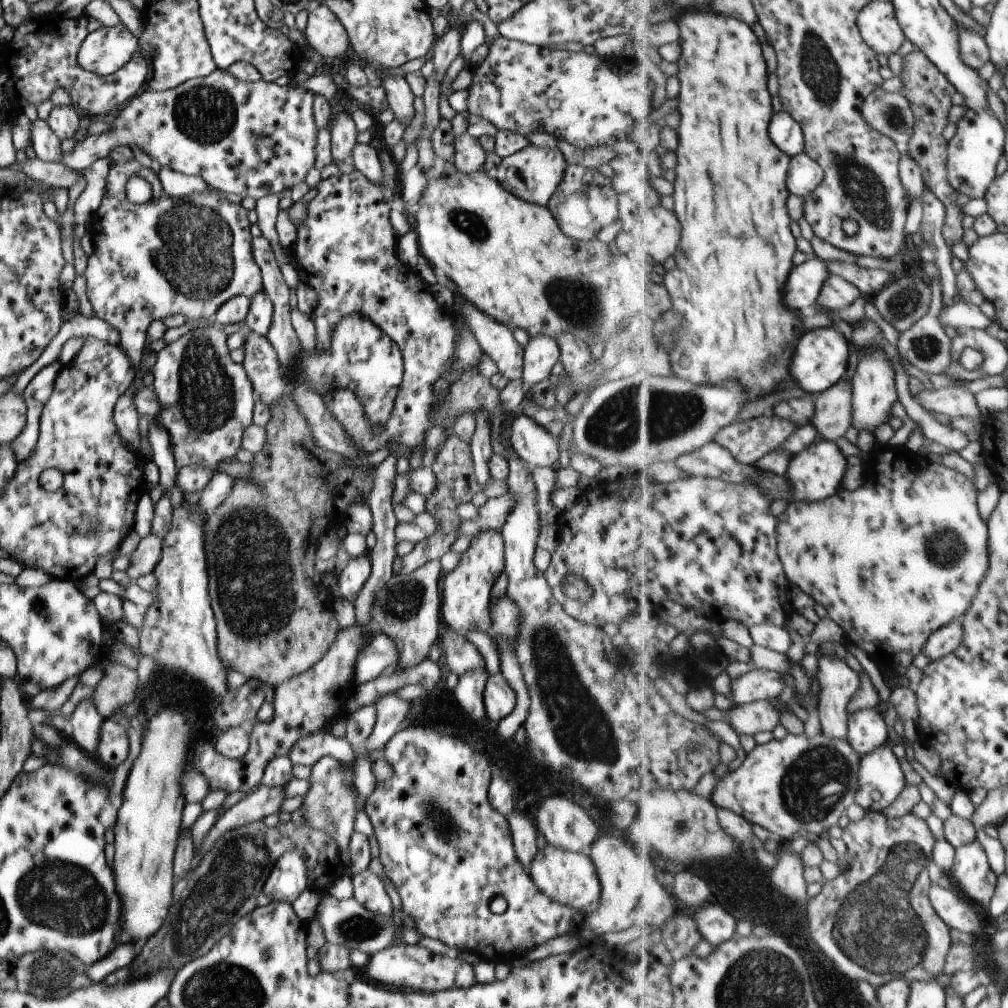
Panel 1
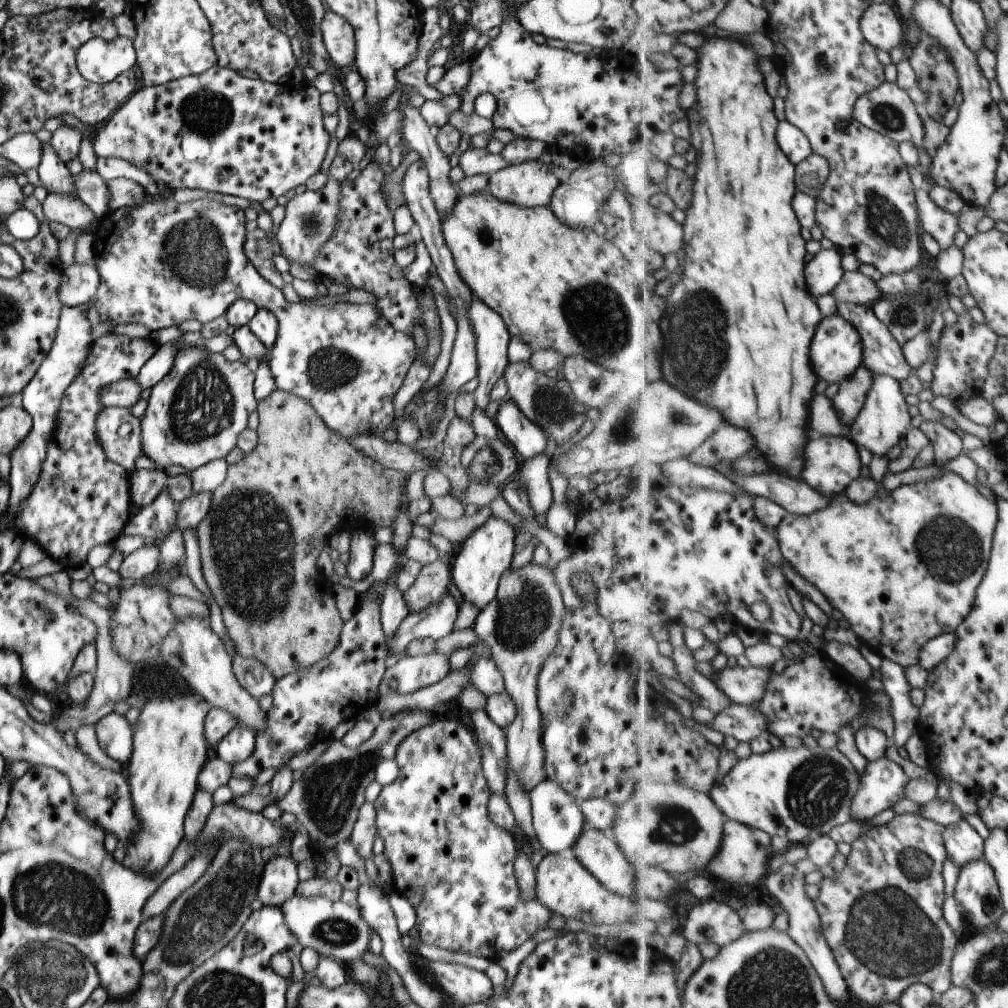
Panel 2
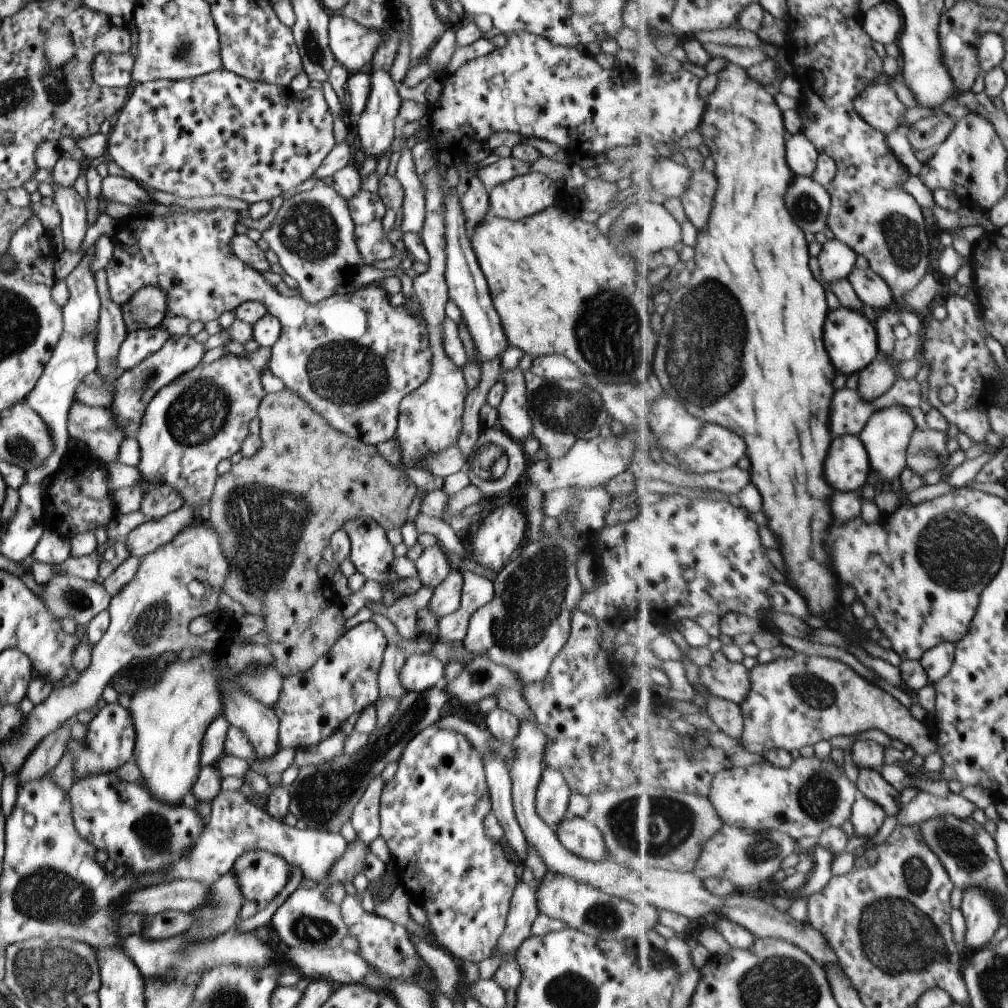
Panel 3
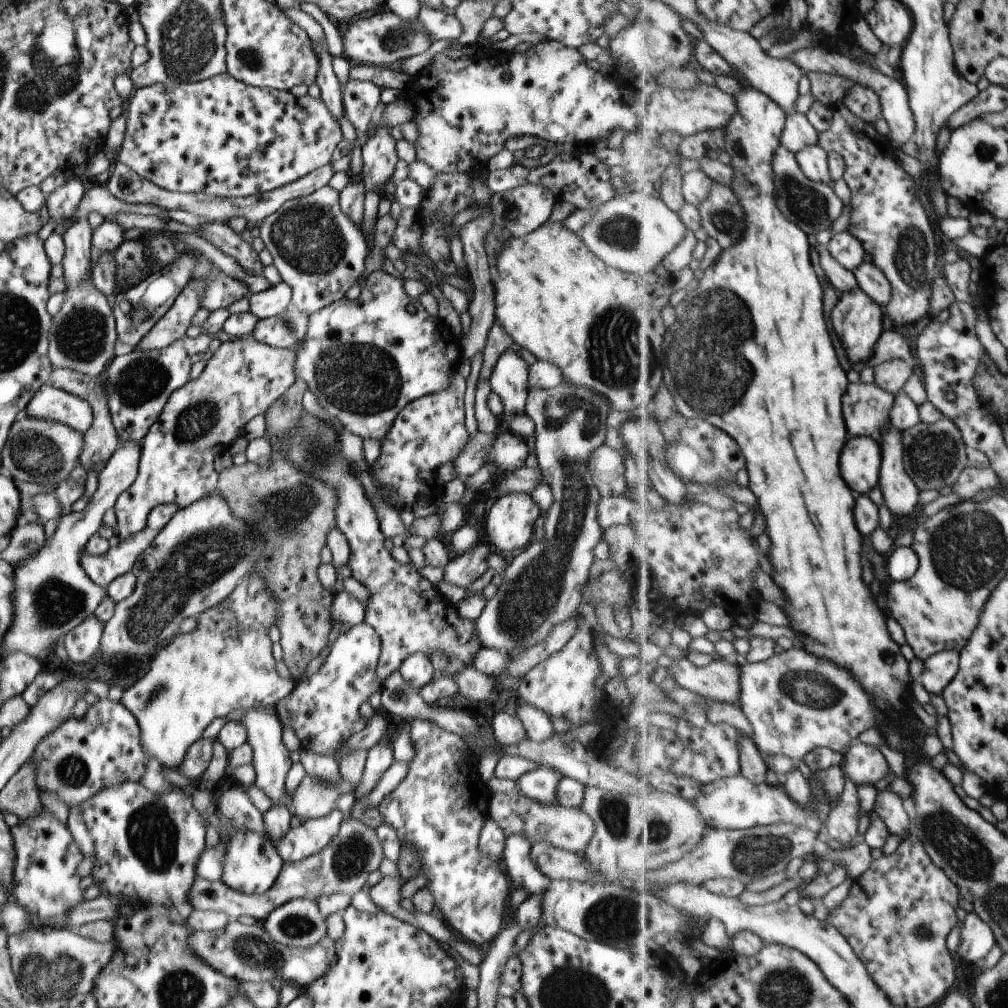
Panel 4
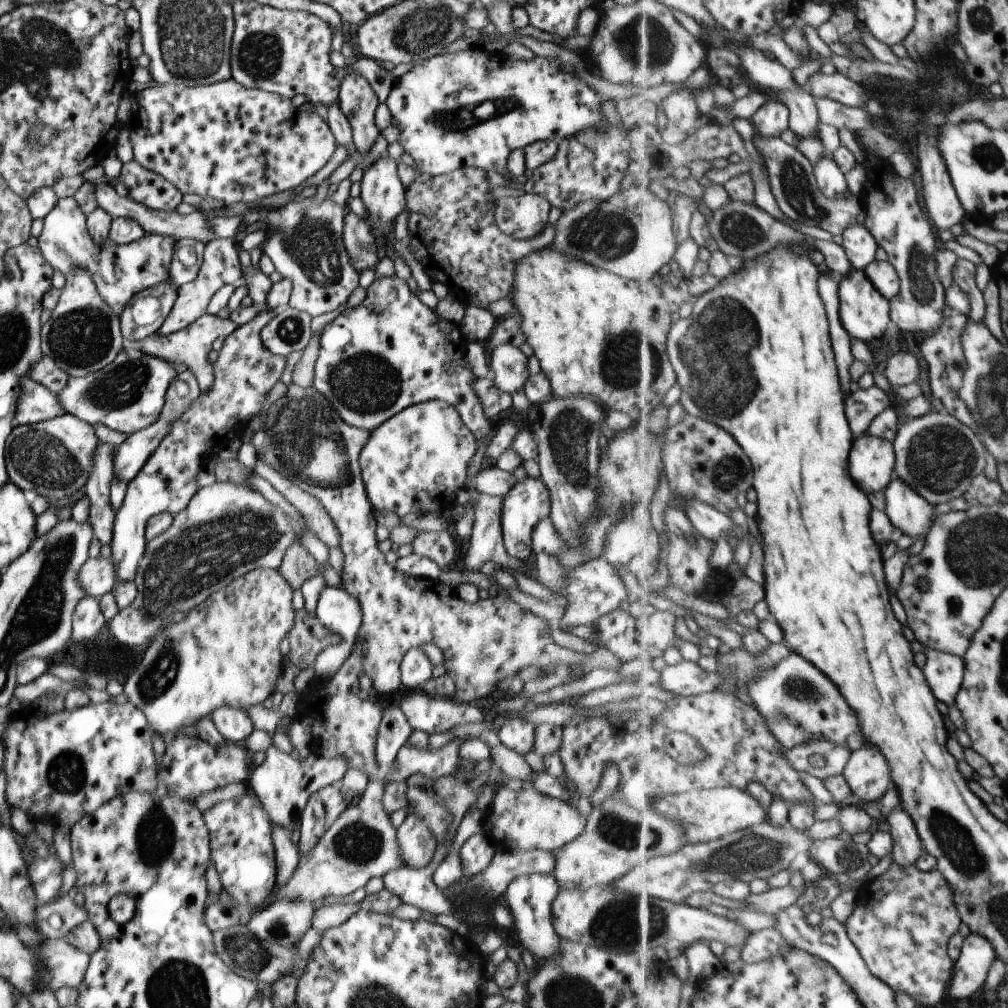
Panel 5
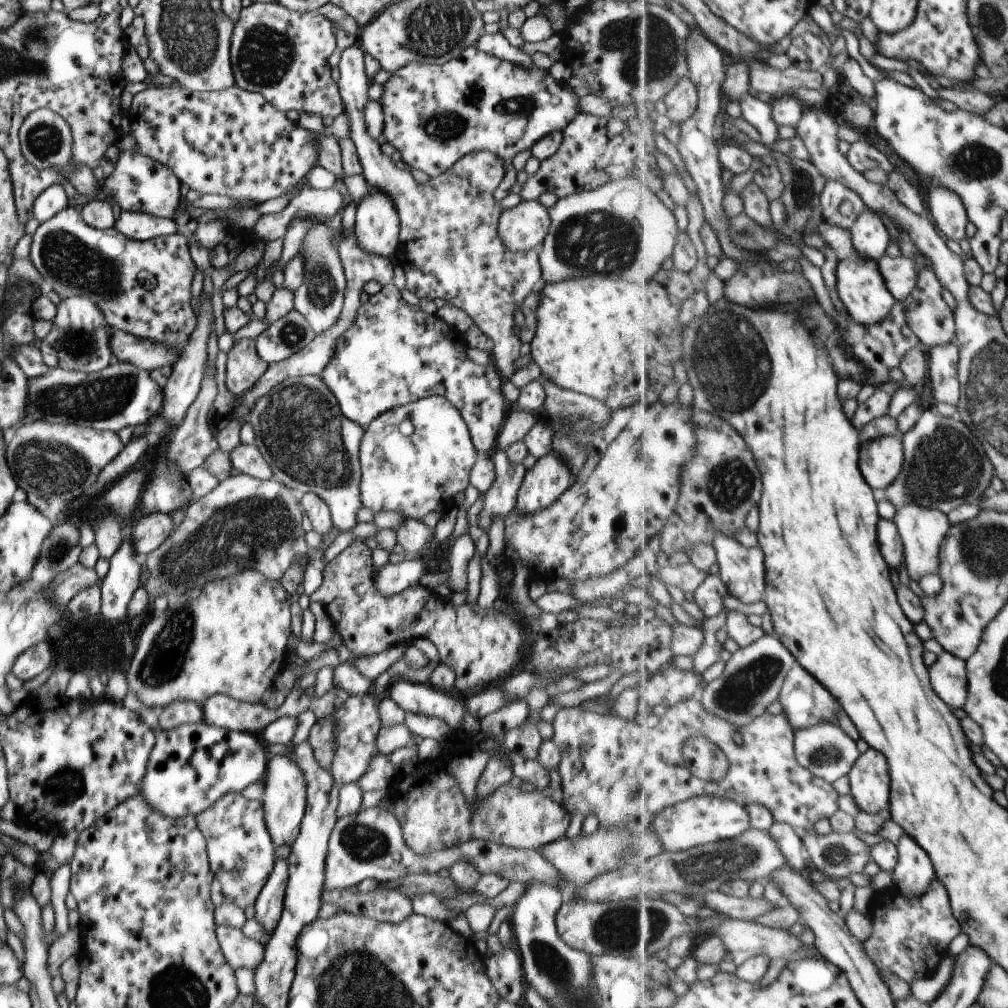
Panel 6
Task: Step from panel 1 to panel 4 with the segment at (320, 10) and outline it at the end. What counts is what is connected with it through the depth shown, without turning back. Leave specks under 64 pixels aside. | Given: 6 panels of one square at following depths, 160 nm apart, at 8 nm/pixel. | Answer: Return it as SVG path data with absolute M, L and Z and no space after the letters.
M386 9L382 13L376 13L369 18L353 22L341 41L341 54L351 65L366 64L376 67L391 66L393 62L397 62L401 58L405 59L411 55L421 54L429 48L432 42L417 17L413 21L405 22L394 12Z

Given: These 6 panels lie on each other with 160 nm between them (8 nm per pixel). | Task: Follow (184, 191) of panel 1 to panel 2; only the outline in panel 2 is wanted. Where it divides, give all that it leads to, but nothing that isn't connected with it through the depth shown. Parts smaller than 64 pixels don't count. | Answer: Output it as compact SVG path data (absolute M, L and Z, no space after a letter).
M99 156L95 160L95 172L98 173L105 182L110 179L125 177L125 179L130 179L141 185L149 195L155 198L159 197L157 185L148 174L140 168L137 168L134 164L121 160L121 158L101 158L101 156Z

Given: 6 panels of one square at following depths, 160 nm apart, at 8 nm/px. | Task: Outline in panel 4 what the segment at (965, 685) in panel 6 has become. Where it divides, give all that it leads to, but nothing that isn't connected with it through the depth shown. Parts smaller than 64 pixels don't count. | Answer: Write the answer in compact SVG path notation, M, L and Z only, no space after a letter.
M953 649L938 652L924 661L921 682L931 695L939 695L953 682L960 669L960 652Z

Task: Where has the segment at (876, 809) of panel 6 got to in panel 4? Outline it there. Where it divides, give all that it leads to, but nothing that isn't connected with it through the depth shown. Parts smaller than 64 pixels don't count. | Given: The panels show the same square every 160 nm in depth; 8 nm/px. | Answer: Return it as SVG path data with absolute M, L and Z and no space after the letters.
M856 741L850 750L844 753L845 759L841 767L856 785L873 786L892 774L887 758L875 747Z

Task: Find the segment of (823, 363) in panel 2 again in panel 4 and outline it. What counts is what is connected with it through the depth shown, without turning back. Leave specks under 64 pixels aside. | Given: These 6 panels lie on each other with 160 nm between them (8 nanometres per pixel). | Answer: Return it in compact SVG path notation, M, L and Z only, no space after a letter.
M859 285L851 292L844 292L838 299L833 310L833 324L837 334L841 336L841 342L851 358L851 365L857 363L859 366L867 364L870 358L875 356L875 347L879 339L882 338L885 328L883 328L883 313L885 309L878 302L872 299Z

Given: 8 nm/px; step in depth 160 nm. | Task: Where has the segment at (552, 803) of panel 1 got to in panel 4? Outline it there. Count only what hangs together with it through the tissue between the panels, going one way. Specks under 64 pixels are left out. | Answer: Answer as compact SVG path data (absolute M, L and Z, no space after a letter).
M545 766L527 771L517 778L519 793L547 806L556 802L555 787L561 778L559 772Z

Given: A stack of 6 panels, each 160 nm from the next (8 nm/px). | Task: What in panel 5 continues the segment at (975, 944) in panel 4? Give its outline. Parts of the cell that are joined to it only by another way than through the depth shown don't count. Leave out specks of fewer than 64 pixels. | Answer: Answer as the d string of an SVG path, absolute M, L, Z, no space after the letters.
M971 932L954 963L954 976L948 995L953 1000L971 1001L982 990L997 958L999 956L987 938Z

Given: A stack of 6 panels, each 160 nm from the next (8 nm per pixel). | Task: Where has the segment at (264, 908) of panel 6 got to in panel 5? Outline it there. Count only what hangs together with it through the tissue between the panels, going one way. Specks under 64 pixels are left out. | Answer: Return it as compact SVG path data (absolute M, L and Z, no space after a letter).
M270 824L271 838L274 848L274 861L276 864L275 884L277 889L283 886L295 870L298 863L298 850L289 841L289 833L280 826Z

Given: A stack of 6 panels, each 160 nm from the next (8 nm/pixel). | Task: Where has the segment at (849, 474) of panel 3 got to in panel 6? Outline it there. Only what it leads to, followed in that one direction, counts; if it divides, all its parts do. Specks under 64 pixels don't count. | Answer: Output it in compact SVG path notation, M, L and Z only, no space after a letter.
M882 436L877 440L866 442L861 449L863 476L873 488L886 489L902 474L906 462L902 437Z

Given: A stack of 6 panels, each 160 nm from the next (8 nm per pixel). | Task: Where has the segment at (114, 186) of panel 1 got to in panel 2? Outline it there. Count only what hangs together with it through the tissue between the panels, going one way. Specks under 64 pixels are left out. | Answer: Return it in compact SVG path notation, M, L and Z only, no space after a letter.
M144 192L144 200L135 206L126 206L125 208L116 208L109 214L100 218L98 227L94 230L93 245L93 264L97 267L99 273L99 282L96 288L96 294L92 299L93 305L99 313L99 322L111 321L115 325L124 324L142 324L150 331L167 328L181 324L183 320L197 320L201 324L209 324L214 318L222 318L227 307L237 299L247 299L251 301L258 309L267 309L271 311L277 321L276 337L272 347L267 351L265 357L270 370L271 378L277 389L297 395L306 400L319 415L319 418L332 430L340 434L344 439L351 439L358 435L380 435L394 424L393 397L396 390L401 386L406 372L409 370L415 356L415 345L411 335L396 331L379 314L375 305L369 303L346 304L337 302L333 305L304 305L299 301L288 303L283 297L280 289L267 282L262 276L257 274L253 265L245 258L242 251L242 244L247 233L245 231L245 221L243 219L243 210L235 205L225 205L211 199L196 199L177 203L173 200L167 200L162 197L155 198Z

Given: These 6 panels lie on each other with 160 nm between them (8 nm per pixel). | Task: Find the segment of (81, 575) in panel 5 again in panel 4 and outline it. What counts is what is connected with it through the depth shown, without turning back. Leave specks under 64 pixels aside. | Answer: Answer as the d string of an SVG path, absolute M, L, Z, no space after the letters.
M147 527L132 537L111 545L100 555L81 555L79 562L86 575L97 587L105 590L106 586L118 576L131 570L132 564L142 550L150 545L155 533Z

